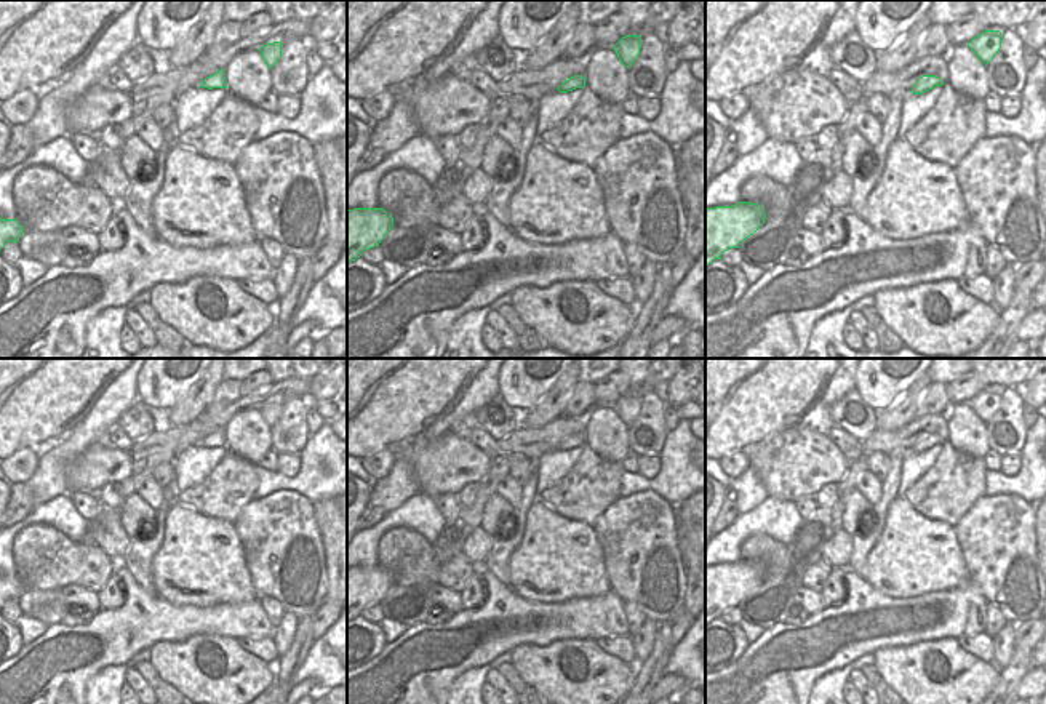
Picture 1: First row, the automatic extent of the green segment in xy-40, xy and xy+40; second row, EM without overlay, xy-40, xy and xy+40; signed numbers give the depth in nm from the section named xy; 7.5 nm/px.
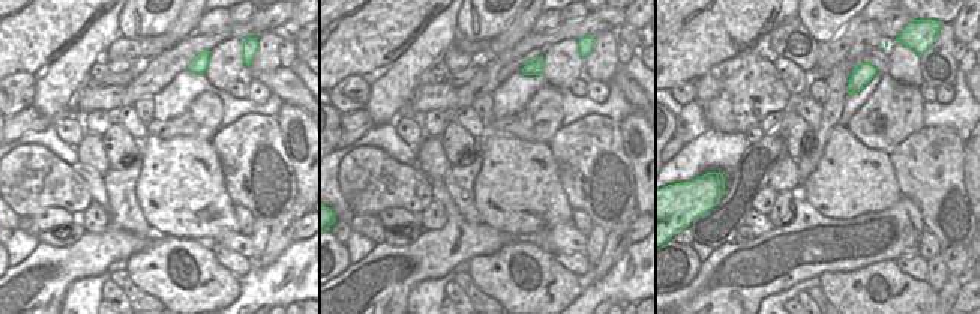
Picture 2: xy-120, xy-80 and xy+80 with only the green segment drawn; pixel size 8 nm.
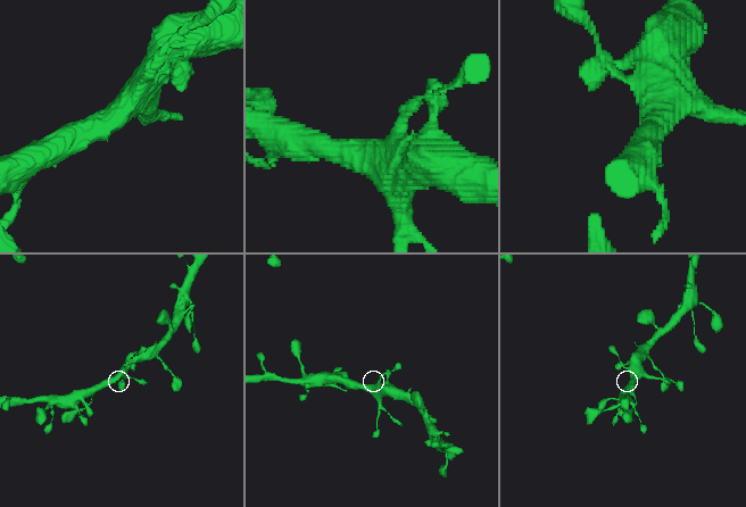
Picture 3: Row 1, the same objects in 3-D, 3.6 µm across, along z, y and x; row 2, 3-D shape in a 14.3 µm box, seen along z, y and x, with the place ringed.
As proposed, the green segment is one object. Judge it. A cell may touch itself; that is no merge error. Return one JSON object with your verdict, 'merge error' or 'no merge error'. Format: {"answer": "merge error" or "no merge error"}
{"answer": "no merge error"}

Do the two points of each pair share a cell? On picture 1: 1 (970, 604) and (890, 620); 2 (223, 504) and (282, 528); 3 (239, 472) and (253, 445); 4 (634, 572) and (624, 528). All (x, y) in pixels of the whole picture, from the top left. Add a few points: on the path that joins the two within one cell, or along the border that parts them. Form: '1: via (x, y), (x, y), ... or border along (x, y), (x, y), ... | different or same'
1: via (950, 615), (941, 624), (909, 621) | same
2: border along (255, 498), (240, 511), (234, 524) | different
3: border along (229, 450), (255, 464) | different
4: via (629, 560), (629, 540) | same

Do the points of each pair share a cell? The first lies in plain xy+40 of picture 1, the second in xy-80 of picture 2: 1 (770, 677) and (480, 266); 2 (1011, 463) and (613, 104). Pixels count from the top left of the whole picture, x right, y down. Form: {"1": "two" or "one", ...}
{"1": "two", "2": "two"}

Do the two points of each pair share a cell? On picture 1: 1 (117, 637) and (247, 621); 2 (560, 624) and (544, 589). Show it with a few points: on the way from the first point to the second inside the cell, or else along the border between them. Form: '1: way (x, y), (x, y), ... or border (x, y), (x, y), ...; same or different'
1: way (149, 623), (215, 621); same
2: border (514, 589), (531, 602), (586, 599); different

